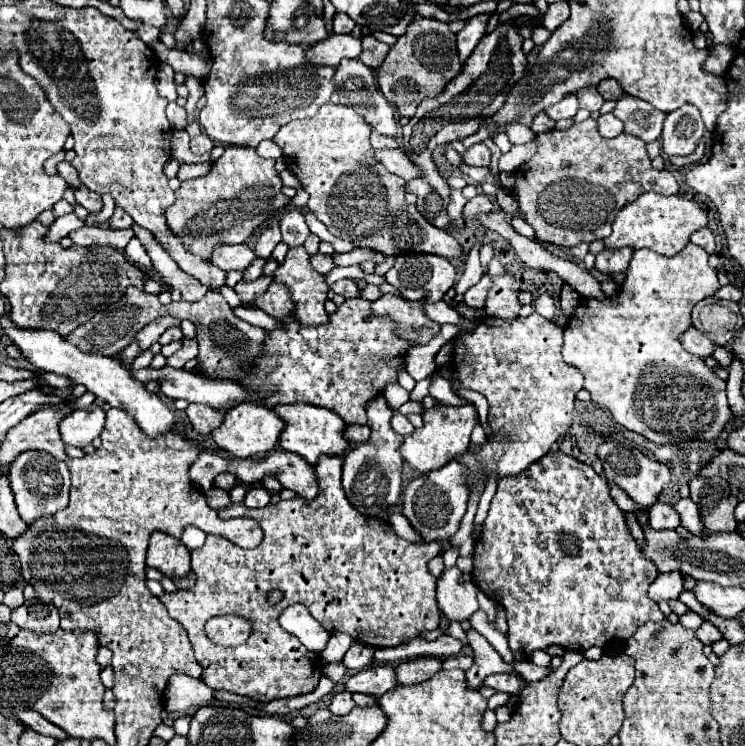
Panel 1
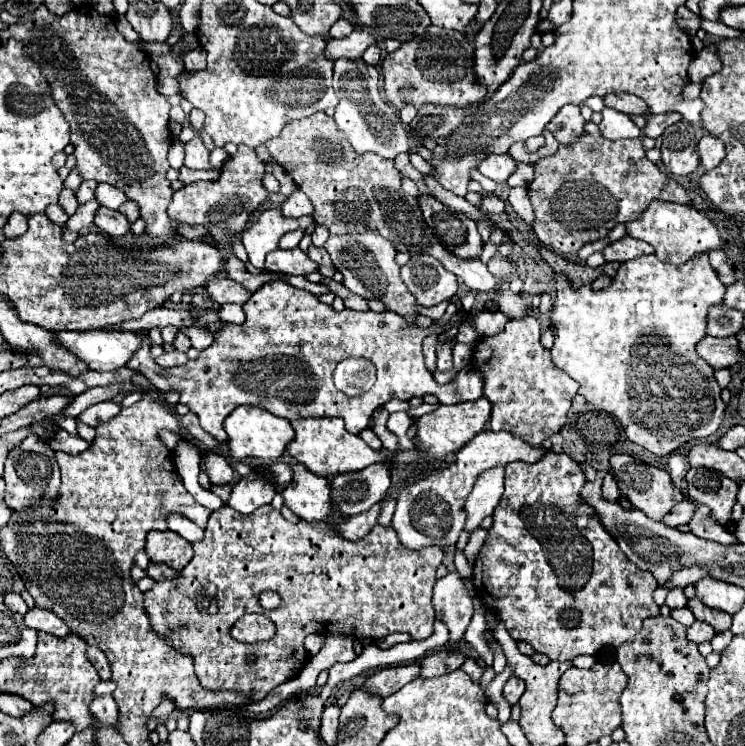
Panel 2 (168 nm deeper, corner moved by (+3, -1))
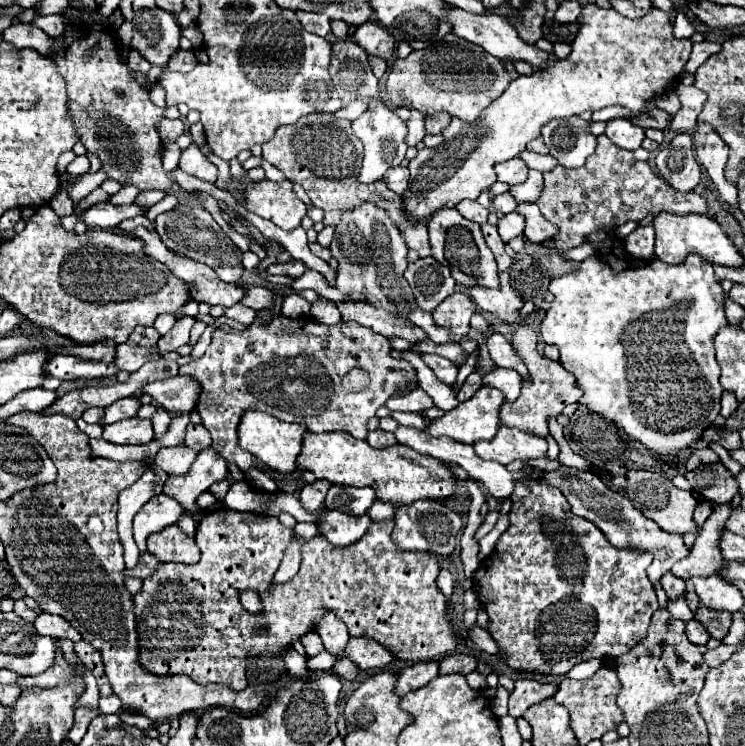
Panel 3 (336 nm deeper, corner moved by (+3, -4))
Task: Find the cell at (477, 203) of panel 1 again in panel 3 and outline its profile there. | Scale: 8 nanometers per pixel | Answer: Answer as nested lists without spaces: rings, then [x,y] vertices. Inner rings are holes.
[[[504,192],[504,194],[500,194],[500,196],[494,196],[492,208],[494,208],[494,212],[498,212],[498,214],[502,216],[502,214],[508,214],[508,212],[514,212],[516,200],[514,200],[508,192]]]

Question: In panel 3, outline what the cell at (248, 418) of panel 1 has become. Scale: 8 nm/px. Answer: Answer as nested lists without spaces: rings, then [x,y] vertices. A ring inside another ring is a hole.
[[[244,412],[238,424],[238,444],[242,450],[250,452],[258,460],[262,460],[266,466],[278,470],[278,472],[292,472],[296,468],[296,456],[302,448],[302,434],[306,430],[296,424],[284,424],[278,418],[272,418],[264,412]]]

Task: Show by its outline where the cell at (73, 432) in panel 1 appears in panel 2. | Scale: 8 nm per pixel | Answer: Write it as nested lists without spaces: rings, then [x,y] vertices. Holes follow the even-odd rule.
[[[104,401],[104,403],[96,403],[96,405],[88,407],[78,417],[78,421],[84,421],[90,427],[98,427],[100,423],[106,423],[108,419],[116,417],[120,411],[122,411],[122,405],[120,403],[116,403],[116,401]]]

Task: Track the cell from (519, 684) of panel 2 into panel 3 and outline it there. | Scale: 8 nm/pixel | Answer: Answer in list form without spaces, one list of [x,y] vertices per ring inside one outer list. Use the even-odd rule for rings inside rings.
[[[532,678],[516,680],[516,686],[514,686],[514,690],[510,694],[510,700],[508,700],[508,714],[514,716],[514,718],[518,718],[534,702],[542,702],[544,698],[554,696],[556,690],[558,690],[556,684],[542,684],[542,682],[532,680]]]

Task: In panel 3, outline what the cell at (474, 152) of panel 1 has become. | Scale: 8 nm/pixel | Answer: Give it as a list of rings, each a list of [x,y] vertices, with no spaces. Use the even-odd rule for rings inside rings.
[[[512,158],[504,164],[496,164],[494,172],[498,176],[498,182],[506,182],[506,184],[522,184],[526,182],[526,174],[528,168],[520,158]]]

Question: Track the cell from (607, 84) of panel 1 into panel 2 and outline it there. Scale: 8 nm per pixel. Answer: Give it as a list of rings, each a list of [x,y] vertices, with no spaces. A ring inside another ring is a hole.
[[[630,93],[606,95],[604,101],[606,101],[606,107],[612,107],[626,115],[648,115],[650,113],[650,107],[646,107],[646,103],[640,97],[630,95]]]

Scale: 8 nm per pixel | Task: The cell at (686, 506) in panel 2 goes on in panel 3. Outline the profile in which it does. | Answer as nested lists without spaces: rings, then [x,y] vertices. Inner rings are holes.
[[[700,502],[696,508],[694,508],[694,514],[692,514],[692,518],[694,518],[694,522],[698,524],[698,526],[702,526],[704,522],[706,522],[706,518],[712,514],[712,502]]]

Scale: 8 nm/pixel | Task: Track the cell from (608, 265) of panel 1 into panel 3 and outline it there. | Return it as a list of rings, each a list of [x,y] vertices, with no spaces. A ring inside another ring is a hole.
[[[652,224],[638,226],[632,234],[628,234],[624,238],[624,250],[630,258],[638,258],[638,260],[654,258],[654,228],[652,228]]]

